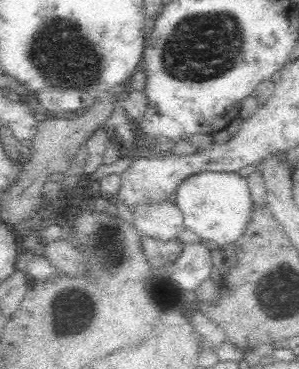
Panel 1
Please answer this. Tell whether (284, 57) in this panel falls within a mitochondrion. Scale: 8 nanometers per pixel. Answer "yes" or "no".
no

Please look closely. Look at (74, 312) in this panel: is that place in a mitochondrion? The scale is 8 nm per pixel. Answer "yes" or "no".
yes

